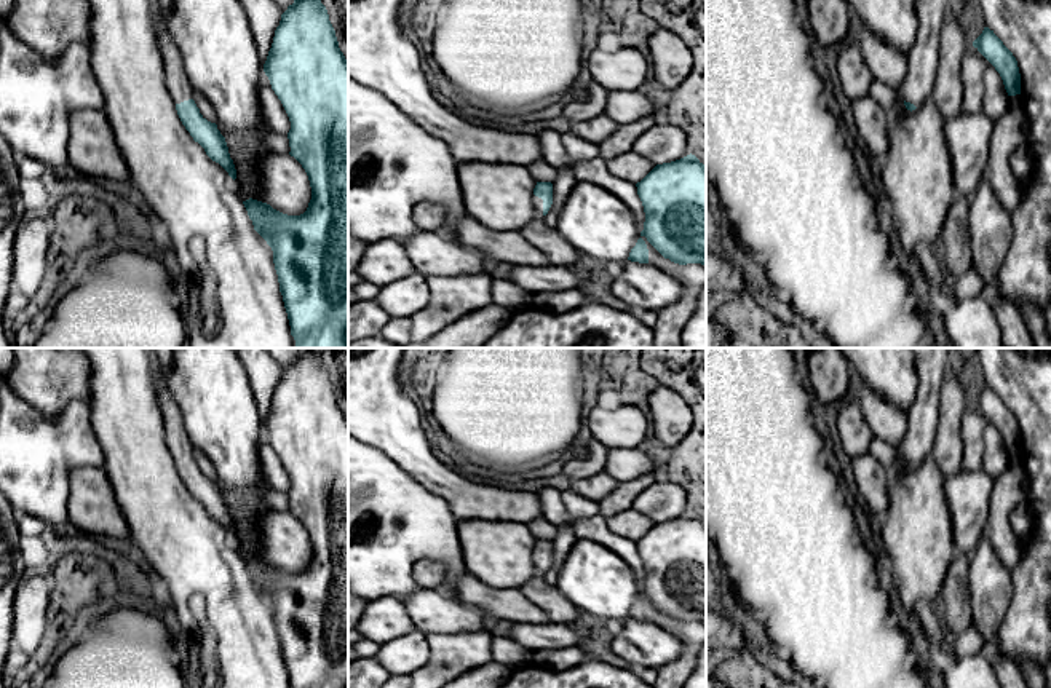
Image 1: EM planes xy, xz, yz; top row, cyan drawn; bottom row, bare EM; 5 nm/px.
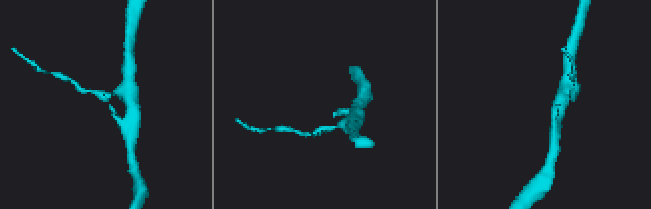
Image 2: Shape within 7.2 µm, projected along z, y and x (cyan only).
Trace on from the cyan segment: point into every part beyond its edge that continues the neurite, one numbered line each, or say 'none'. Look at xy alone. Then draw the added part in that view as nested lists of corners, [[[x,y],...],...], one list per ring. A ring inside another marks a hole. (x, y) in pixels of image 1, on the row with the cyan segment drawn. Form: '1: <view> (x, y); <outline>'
1: xy (179, 86); [[[160,0],[161,5],[161,24],[160,24],[160,48],[163,51],[165,69],[166,69],[166,85],[171,93],[174,104],[192,99],[192,85],[184,70],[182,57],[179,48],[168,30],[168,14],[173,6],[173,0]]]

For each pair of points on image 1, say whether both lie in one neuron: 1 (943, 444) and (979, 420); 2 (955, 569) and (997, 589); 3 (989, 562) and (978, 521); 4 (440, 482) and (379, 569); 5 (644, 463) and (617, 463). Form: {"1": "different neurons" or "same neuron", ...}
{"1": "different neurons", "2": "different neurons", "3": "different neurons", "4": "different neurons", "5": "same neuron"}

